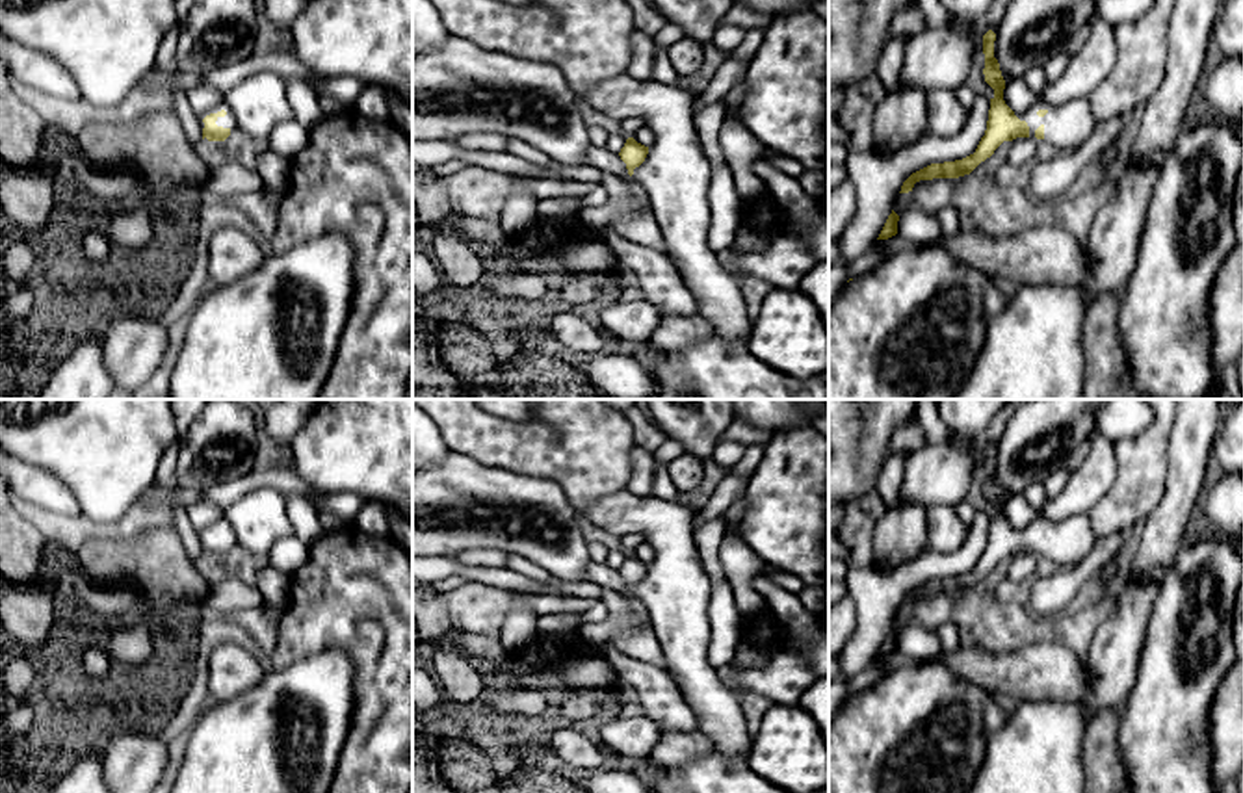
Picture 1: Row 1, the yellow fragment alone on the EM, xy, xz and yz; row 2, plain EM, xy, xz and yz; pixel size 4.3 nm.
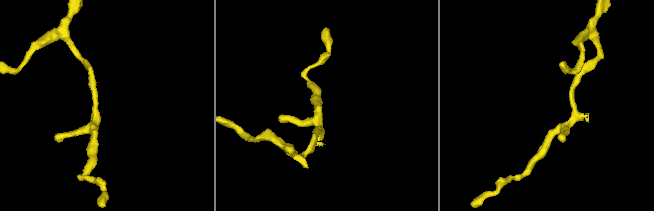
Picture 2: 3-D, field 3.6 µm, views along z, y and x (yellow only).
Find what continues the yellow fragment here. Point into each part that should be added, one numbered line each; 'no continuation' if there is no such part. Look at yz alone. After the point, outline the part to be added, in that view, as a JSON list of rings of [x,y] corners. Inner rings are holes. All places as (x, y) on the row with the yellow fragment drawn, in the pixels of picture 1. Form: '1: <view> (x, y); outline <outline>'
1: yz (1067, 127); outline [[[1078,98],[1061,106],[1037,104],[1024,115],[1016,115],[1029,126],[1029,137],[1044,126],[1044,139],[1057,150],[1076,150],[1093,134],[1096,121],[1091,113],[1089,100]]]

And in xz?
1: xz (641, 227); outline [[[624,171],[621,176],[626,180],[632,195],[641,202],[643,208],[632,215],[624,215],[624,217],[617,219],[611,225],[611,228],[615,232],[622,234],[630,241],[645,243],[648,247],[663,251],[667,254],[667,258],[678,267],[674,256],[669,253],[669,249],[665,245],[658,219],[654,217],[648,199],[647,199],[645,191],[641,189],[639,182],[635,182],[628,175],[628,171]]]

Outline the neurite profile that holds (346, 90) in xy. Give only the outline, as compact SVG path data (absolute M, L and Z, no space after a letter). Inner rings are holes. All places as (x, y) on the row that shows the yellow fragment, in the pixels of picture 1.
M316 74L316 78L307 80L307 84L320 98L334 98L349 110L370 82L353 76L325 78Z

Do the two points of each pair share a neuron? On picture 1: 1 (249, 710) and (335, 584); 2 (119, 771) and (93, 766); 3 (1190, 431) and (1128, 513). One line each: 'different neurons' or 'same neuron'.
1: different neurons
2: different neurons
3: different neurons

